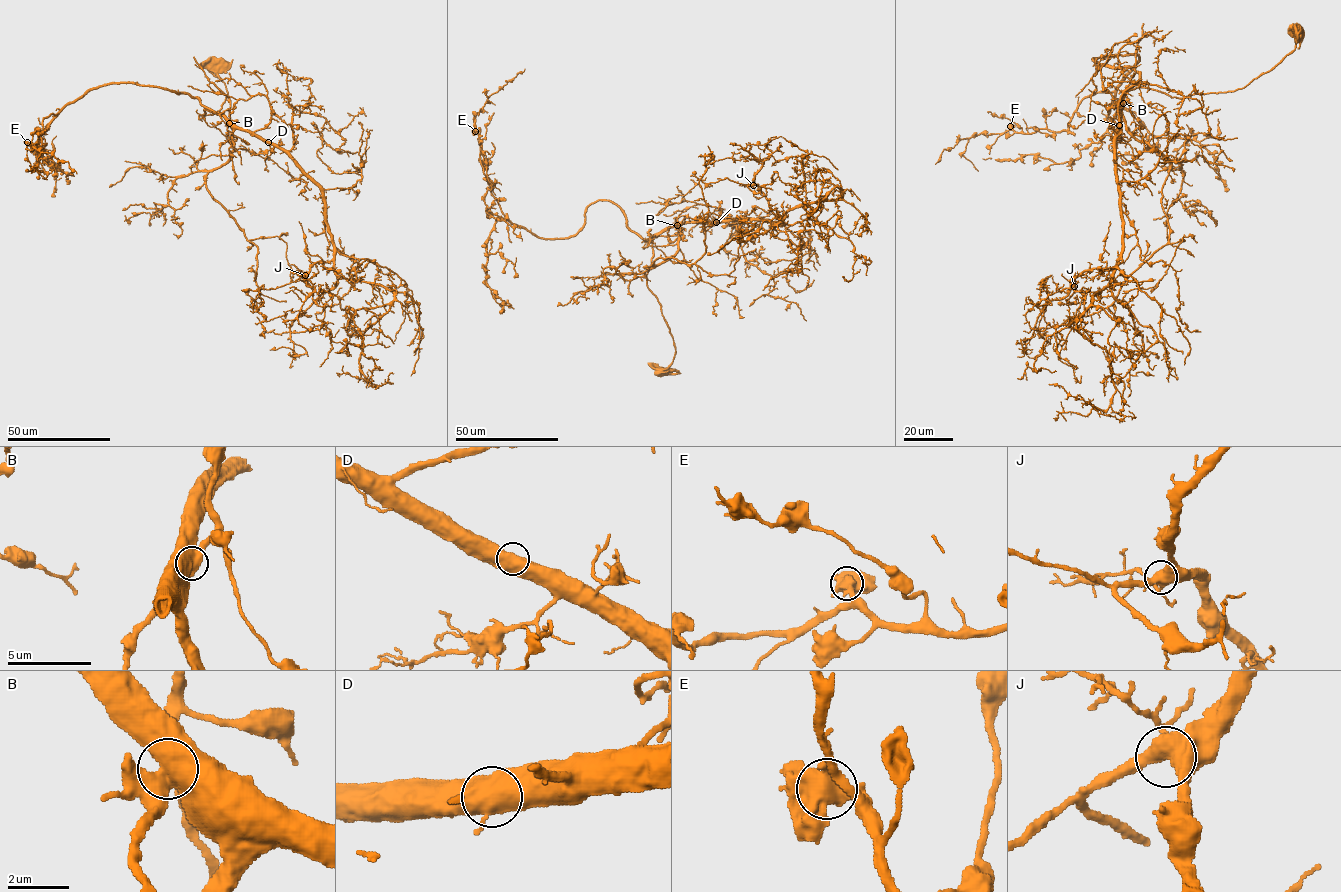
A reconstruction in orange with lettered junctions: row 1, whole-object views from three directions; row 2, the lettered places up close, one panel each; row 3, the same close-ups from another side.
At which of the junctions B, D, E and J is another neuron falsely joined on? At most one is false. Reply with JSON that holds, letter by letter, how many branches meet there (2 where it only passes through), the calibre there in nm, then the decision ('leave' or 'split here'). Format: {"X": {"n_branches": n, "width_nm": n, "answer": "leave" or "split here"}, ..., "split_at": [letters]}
{"B": {"n_branches": 3, "width_nm": 600, "answer": "split here"}, "D": {"n_branches": 3, "width_nm": 600, "answer": "leave"}, "E": {"n_branches": 3, "width_nm": 600, "answer": "leave"}, "J": {"n_branches": 3, "width_nm": 500, "answer": "leave"}, "split_at": ["B"]}

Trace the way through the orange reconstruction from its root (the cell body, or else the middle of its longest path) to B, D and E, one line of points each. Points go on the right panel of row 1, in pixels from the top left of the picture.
B: (1296, 32), (1295, 48), (1241, 88), (1177, 98), (1137, 87), (1123, 97), (1123, 104)
D: (1296, 32), (1293, 50), (1269, 71), (1235, 91), (1177, 98), (1143, 87), (1129, 90), (1120, 106), (1119, 125)
E: (1296, 32), (1244, 87), (1183, 98), (1093, 59), (1138, 56), (1066, 130), (1010, 126)

